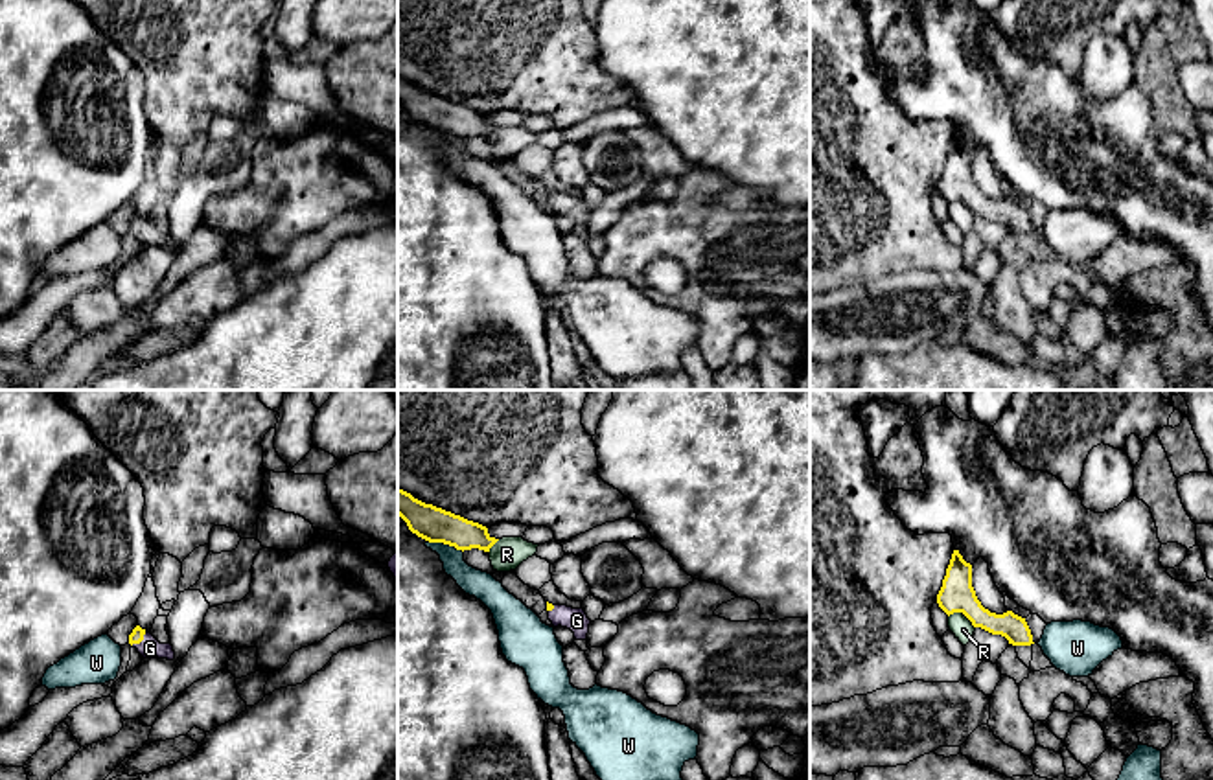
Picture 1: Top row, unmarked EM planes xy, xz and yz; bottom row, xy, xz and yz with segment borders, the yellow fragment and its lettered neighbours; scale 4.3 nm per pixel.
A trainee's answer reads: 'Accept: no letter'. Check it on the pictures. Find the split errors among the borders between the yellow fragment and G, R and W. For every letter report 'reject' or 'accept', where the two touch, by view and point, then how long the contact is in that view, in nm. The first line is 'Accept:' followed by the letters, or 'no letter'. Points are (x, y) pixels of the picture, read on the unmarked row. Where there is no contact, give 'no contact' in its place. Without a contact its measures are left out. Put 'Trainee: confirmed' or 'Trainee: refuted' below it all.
Accept: G
G: accept; meets yellow in xy at (140, 229); contact 90 nm long
R: reject; meets yellow in yz at (963, 201); contact 130 nm long
W: reject; meets yellow in xz at (446, 131); contact 170 nm long
Trainee: refuted

